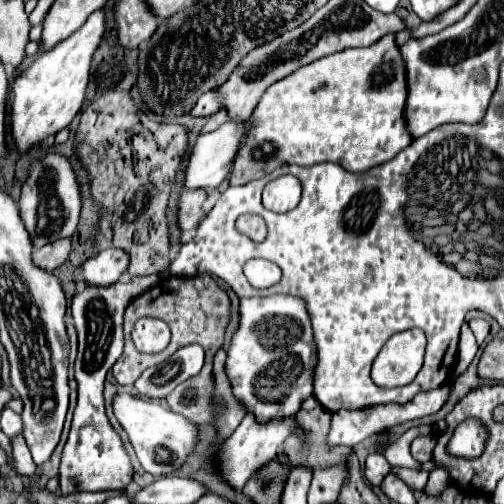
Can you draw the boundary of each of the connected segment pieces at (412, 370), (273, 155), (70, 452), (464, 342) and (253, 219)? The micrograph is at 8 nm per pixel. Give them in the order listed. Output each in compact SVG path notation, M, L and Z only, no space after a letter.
M420 329L392 335L372 365L372 381L380 387L408 385L423 365L426 336Z
M386 35L370 47L344 49L340 53L332 53L324 59L308 63L268 87L264 99L260 99L256 105L252 113L256 127L244 139L244 145L240 145L240 153L236 155L236 163L230 175L230 185L244 185L272 173L276 169L276 159L304 167L334 161L352 173L386 163L412 143L408 121L404 117L406 99L406 63L394 35Z
M134 275L130 281L116 281L114 285L96 287L84 285L84 291L72 297L72 317L78 331L78 357L74 363L74 377L78 381L78 405L74 409L72 429L64 445L60 463L60 495L78 491L110 491L126 489L132 481L132 463L124 451L120 435L108 423L104 413L104 379L124 349L122 315L126 305L160 281L158 275Z
M464 323L464 325L462 325L462 333L460 333L460 345L458 345L458 365L454 367L452 381L454 381L456 377L460 377L460 375L468 369L468 365L472 363L476 351L478 351L476 339L474 339L474 335L472 335L468 323Z
M244 215L236 221L236 229L244 235L248 235L254 241L262 241L267 235L266 223L258 215Z

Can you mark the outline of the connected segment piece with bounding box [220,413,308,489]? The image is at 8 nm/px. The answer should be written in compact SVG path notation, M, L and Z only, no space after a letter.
M246 413L242 423L238 425L238 429L230 435L230 439L224 443L224 447L220 451L220 475L234 489L242 489L244 483L252 477L252 471L260 469L266 461L274 459L278 449L282 447L282 443L290 435L296 435L298 439L302 439L302 445L308 443L306 441L308 439L308 431L298 425L296 417L274 417L274 419L268 419L268 421L256 421L254 413Z

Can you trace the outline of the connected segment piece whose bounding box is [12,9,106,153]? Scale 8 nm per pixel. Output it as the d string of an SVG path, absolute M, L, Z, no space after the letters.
M100 9L92 13L88 21L70 37L66 37L52 49L42 51L38 59L14 81L12 135L20 153L26 153L32 145L42 143L48 135L58 133L62 127L70 125L70 121L76 117L86 97L94 53L102 45L104 35L106 35L106 17L104 9Z

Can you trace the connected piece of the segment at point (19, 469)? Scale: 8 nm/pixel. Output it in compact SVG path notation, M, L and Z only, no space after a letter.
M22 435L12 439L12 459L16 465L12 465L12 471L18 477L32 477L36 471L36 463L32 461L32 455L26 447L26 441Z

